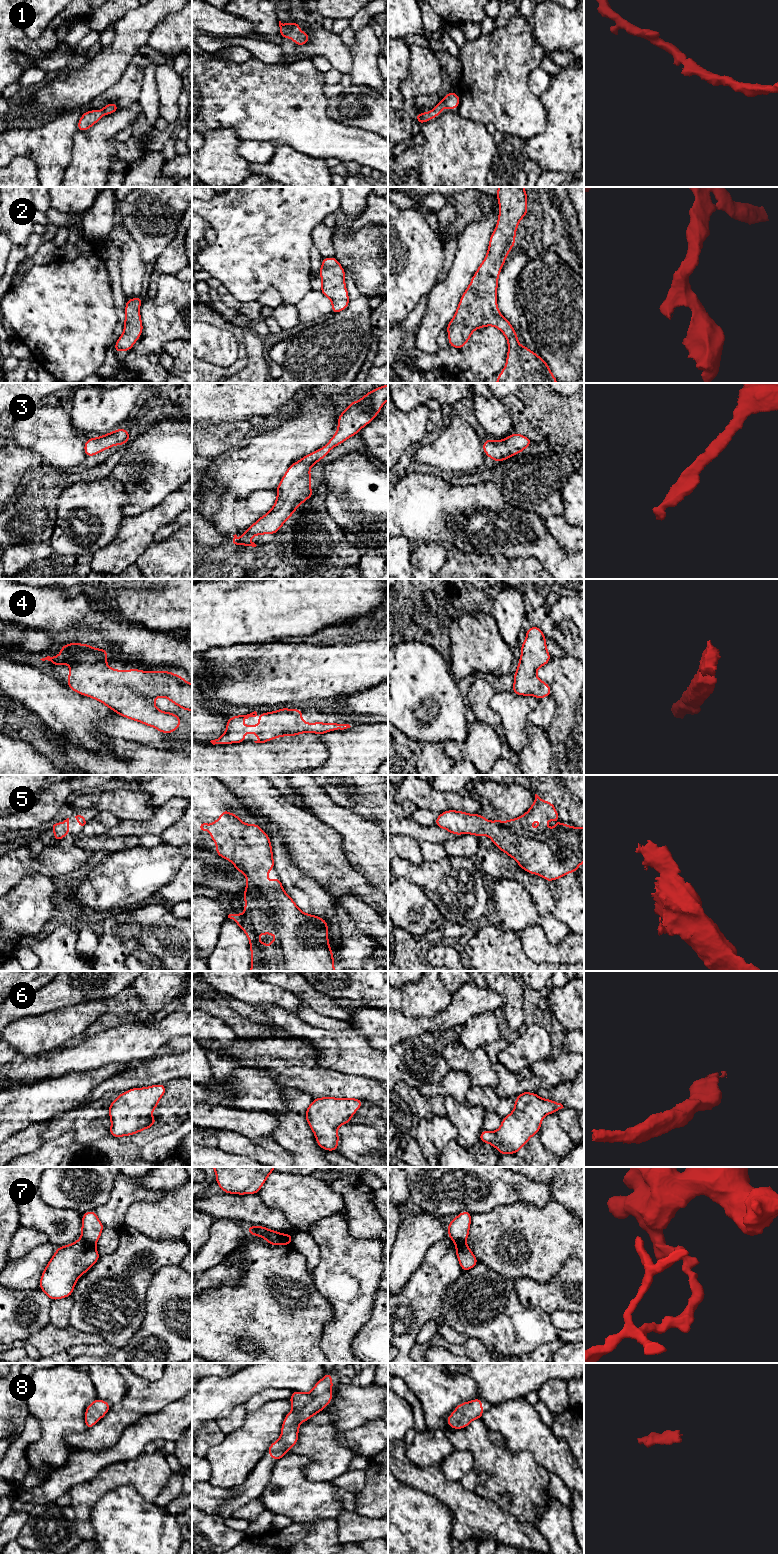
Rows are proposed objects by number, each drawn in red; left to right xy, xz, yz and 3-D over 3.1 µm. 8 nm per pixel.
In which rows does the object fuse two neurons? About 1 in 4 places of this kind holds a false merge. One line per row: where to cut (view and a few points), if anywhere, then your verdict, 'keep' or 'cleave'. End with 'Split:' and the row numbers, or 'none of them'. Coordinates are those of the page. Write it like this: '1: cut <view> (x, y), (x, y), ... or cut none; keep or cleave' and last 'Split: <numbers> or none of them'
1: cut none; keep
2: cut none; keep
3: cut none; keep
4: cut none; keep
5: cut none; keep
6: cut none; keep
7: cut xy (81, 1238), (94, 1245); cleave
8: cut none; keep
Split: 7

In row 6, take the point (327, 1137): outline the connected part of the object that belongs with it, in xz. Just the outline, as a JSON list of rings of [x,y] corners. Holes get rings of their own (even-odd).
[[[314,1098],[313,1102],[306,1109],[305,1118],[310,1129],[314,1132],[316,1143],[321,1149],[338,1151],[339,1135],[337,1128],[351,1122],[353,1114],[361,1108],[363,1101],[357,1098]]]

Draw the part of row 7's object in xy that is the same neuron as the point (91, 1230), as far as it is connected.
[[[95,1210],[85,1212],[82,1215],[81,1239],[96,1245],[104,1227],[97,1217]]]

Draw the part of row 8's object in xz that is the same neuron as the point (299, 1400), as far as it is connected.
[[[326,1372],[310,1393],[293,1391],[289,1401],[293,1409],[285,1416],[281,1437],[268,1448],[268,1455],[277,1461],[287,1455],[287,1451],[298,1443],[299,1424],[308,1421],[321,1412],[332,1400],[330,1390],[334,1387],[331,1372]]]

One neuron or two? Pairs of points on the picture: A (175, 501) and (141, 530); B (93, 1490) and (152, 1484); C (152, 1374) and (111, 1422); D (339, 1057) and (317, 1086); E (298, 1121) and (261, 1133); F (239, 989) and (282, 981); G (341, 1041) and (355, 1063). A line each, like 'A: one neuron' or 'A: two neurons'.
A: one neuron
B: one neuron
C: two neurons
D: two neurons
E: two neurons
F: two neurons
G: one neuron

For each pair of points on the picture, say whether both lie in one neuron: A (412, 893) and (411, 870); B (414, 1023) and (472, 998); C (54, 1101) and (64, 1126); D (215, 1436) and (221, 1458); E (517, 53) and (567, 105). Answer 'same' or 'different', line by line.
A: different
B: same
C: different
D: different
E: different

